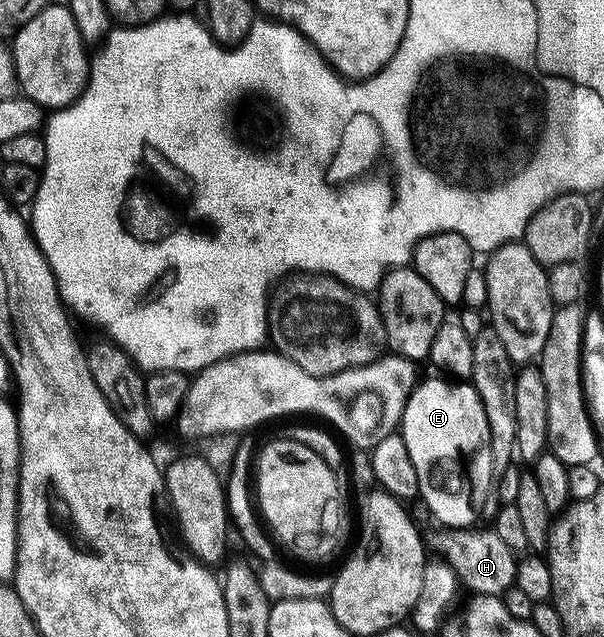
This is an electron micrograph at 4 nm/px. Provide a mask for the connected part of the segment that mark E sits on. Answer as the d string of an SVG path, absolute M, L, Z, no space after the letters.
M437 377L441 379L425 379L422 378L420 382L413 388L413 392L409 394L407 405L401 414L401 422L399 424L399 433L403 437L403 441L407 445L407 453L411 457L411 465L415 465L415 473L419 477L419 499L420 502L427 505L430 516L434 520L437 519L442 523L442 528L472 528L473 523L482 514L485 506L485 498L491 494L492 473L491 473L491 429L488 427L487 414L484 413L483 401L480 400L479 393L473 387L472 382L469 381L450 381L445 377Z

